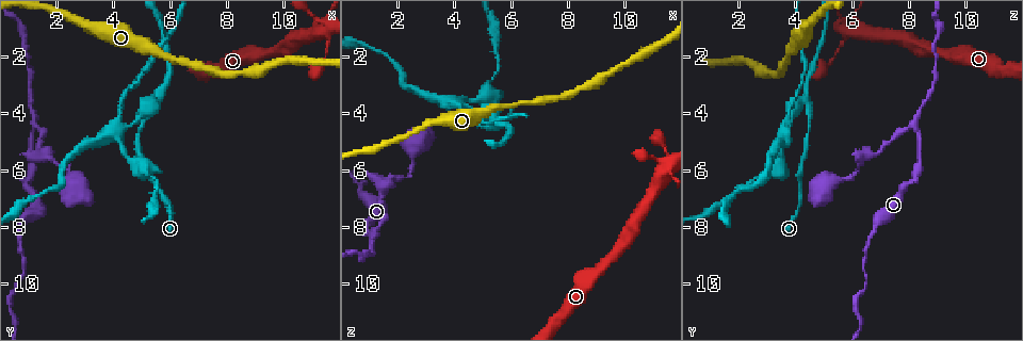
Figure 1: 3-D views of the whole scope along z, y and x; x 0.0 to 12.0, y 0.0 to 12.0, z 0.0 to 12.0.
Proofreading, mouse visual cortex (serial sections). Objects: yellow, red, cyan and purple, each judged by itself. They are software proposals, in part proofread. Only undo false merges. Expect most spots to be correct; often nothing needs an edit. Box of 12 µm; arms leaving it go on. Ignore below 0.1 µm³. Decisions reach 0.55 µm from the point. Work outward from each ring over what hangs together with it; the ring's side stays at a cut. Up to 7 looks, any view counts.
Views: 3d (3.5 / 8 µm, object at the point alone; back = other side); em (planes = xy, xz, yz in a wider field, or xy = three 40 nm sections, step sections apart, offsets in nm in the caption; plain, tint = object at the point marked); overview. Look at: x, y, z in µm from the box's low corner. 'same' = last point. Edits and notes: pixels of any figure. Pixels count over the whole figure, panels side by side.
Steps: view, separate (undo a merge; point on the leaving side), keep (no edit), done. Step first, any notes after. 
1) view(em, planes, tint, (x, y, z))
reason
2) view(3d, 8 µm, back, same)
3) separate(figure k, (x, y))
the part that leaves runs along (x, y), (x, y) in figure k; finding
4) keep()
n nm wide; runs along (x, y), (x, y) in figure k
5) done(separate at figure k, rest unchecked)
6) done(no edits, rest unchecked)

view(3d, 8 µm, (11.3, 1.0, 6.2))
thick turns thin

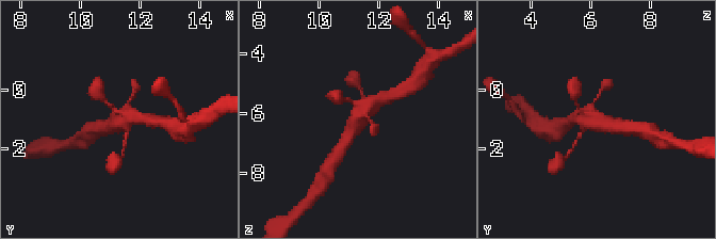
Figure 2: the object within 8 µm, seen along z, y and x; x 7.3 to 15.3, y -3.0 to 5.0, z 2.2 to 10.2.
view(3d, 3.5 µm, (11.3, 1.1, 6.1))
zoom in

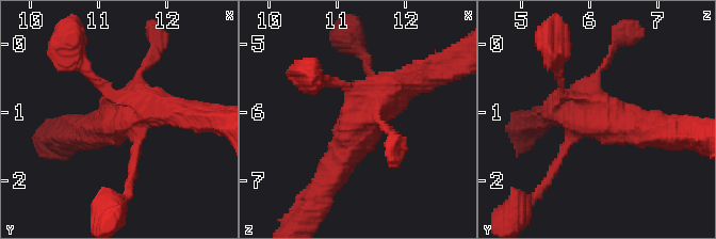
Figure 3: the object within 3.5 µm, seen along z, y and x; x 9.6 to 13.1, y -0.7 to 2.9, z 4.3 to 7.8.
view(em, xy, step 3, tint, (11.35, 1.10, 6.10))

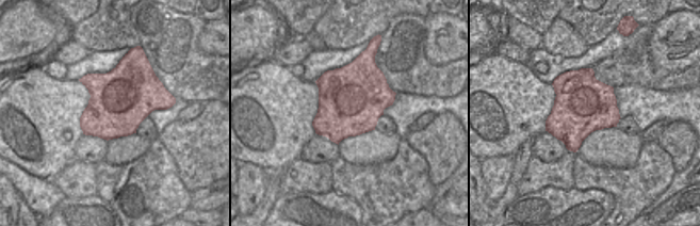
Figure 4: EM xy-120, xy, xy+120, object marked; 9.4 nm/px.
keep()
runs along (331, 176), (374, 97), (371, 78) in figure 3; all the same cell

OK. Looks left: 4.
view(3d, 3.5 µm, (5.5, 3.8, 4.4))
three arms meet

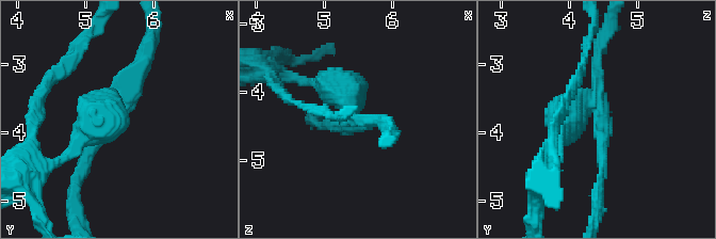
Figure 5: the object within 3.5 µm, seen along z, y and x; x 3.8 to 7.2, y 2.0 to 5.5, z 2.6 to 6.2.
view(em, xy, step 3, tint, (5.40, 3.75, 4.50))
now the EM

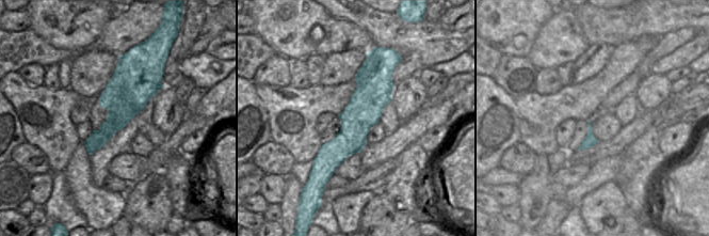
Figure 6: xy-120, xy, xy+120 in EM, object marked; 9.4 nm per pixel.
separate(figure 5, (571, 128))
arms of 150, 200, 450 nm; the part that leaves runs along (592, 107), (565, 121), (551, 166) in figure 5; two cells meet here

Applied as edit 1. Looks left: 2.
view(3d, 3.5 µm, (1.3, 4.5, 8.1))
three arms meet

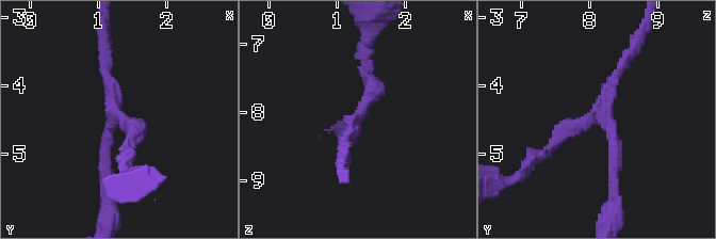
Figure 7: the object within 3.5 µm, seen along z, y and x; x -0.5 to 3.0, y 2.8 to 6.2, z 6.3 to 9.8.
view(em, xy, step 5, tint, (1.25, 4.45, 8.15))
3 arms; arms of 150, 200, 250 nm; shape alone is not enough

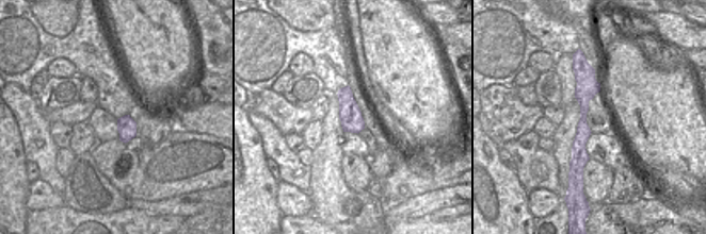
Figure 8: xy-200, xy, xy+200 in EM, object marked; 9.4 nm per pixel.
keep()
220 nm wide; runs along (582, 67), (579, 168) in figure 8; one cell here

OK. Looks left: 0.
done(separate at figure 5, rest unchecked)

